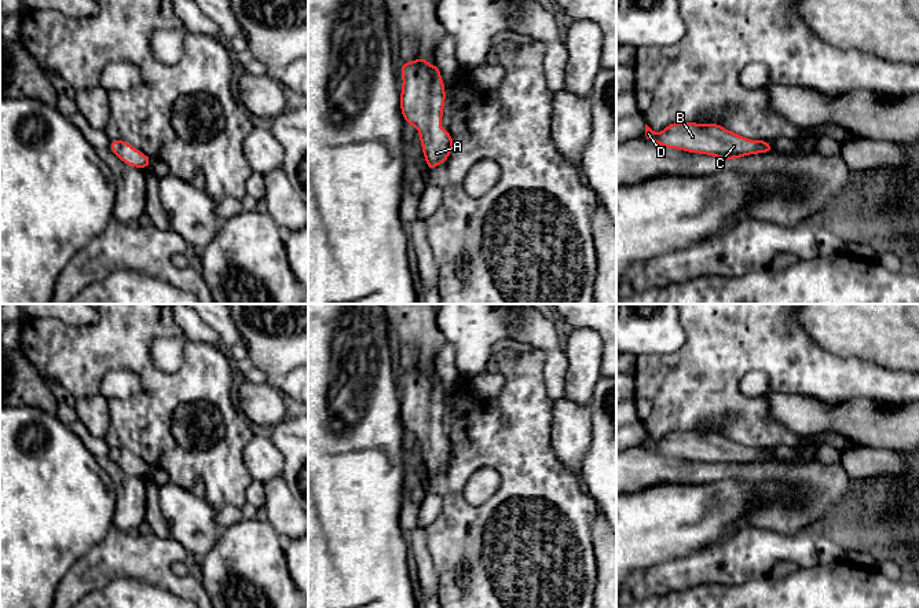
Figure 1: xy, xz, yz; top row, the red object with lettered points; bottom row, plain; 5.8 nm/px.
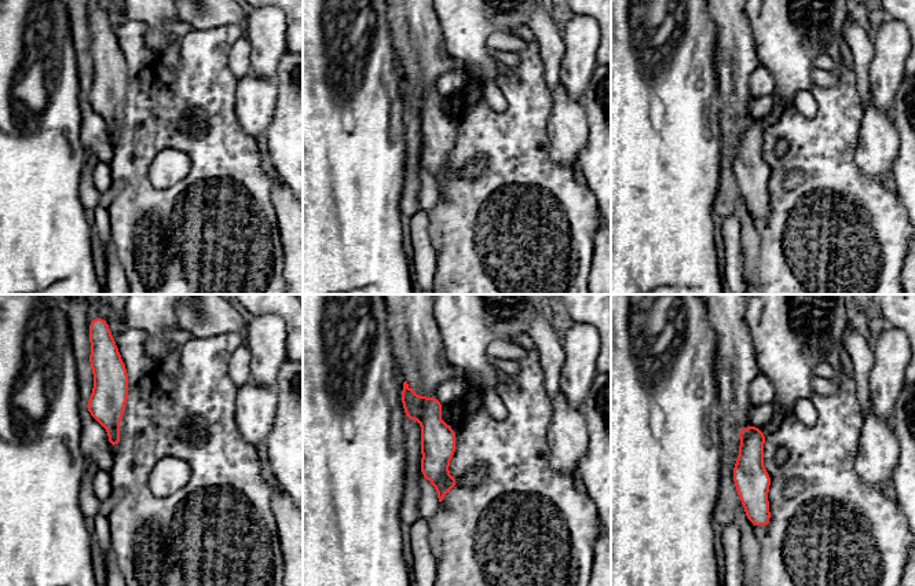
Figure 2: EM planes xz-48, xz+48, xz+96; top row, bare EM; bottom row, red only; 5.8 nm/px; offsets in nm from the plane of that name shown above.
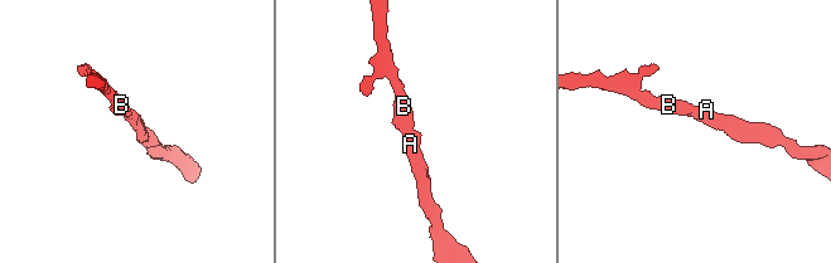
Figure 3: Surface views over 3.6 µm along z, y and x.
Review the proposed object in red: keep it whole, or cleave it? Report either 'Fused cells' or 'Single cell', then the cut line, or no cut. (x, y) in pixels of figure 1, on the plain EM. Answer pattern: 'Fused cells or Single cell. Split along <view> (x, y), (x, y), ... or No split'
Single cell. No split

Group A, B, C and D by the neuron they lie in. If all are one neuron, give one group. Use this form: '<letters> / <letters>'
A B C D

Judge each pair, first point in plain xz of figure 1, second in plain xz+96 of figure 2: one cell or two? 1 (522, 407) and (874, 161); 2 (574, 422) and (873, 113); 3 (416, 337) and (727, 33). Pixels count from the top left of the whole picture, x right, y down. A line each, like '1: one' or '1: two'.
1: two
2: one
3: one

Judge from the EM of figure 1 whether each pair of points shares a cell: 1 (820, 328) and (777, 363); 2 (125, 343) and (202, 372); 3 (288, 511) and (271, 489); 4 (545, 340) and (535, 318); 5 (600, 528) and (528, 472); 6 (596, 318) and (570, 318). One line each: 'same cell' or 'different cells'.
1: different cells
2: same cell
3: same cell
4: same cell
5: different cells
6: same cell

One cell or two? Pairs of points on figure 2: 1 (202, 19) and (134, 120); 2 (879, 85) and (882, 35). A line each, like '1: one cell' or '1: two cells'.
1: two cells
2: one cell

